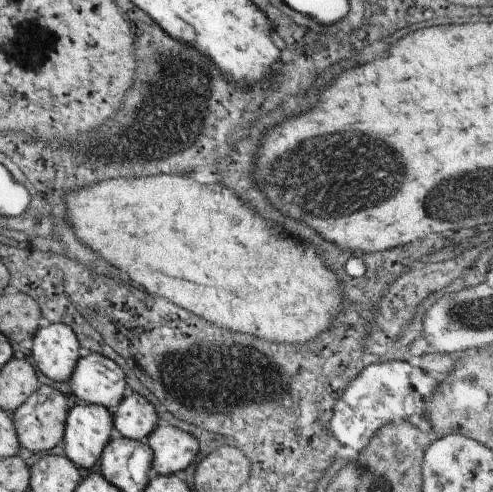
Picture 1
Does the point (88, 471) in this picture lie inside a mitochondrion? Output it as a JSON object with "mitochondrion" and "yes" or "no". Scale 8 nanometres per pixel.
{"mitochondrion":"no"}

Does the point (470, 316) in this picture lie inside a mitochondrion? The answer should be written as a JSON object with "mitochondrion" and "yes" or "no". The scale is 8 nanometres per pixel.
{"mitochondrion":"yes"}

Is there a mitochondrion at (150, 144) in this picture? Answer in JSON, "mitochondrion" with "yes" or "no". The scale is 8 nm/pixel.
{"mitochondrion":"yes"}

